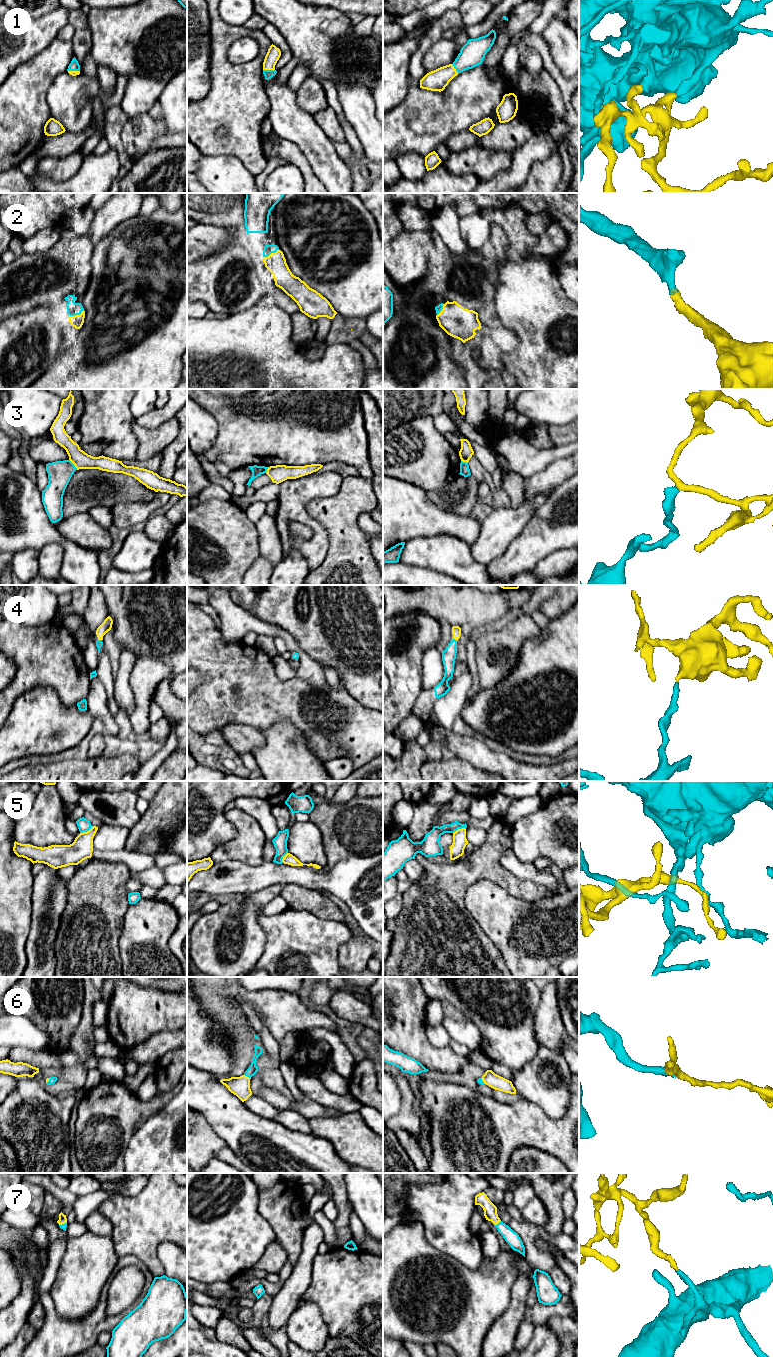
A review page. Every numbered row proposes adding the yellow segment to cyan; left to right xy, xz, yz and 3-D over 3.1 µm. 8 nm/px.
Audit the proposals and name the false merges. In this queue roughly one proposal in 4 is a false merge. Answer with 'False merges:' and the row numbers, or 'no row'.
False merges: 3

